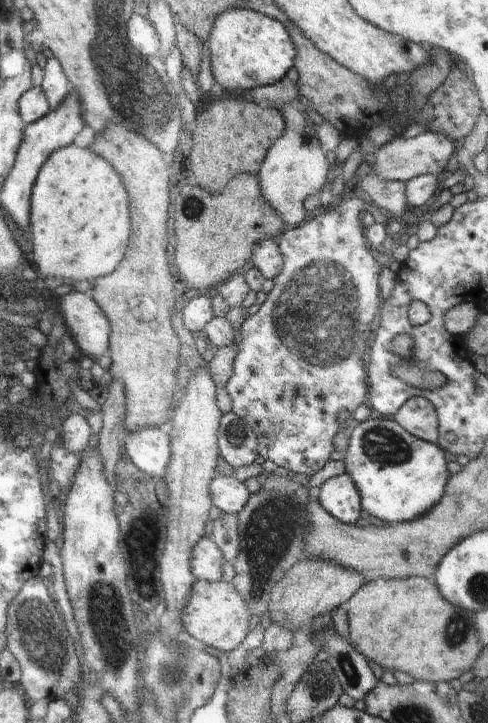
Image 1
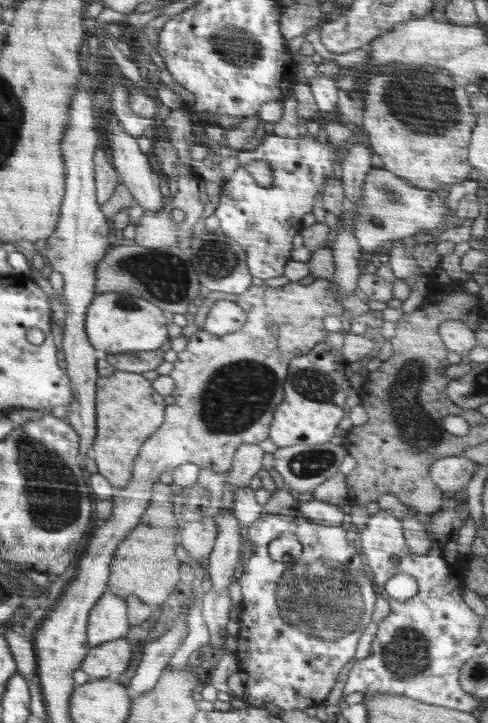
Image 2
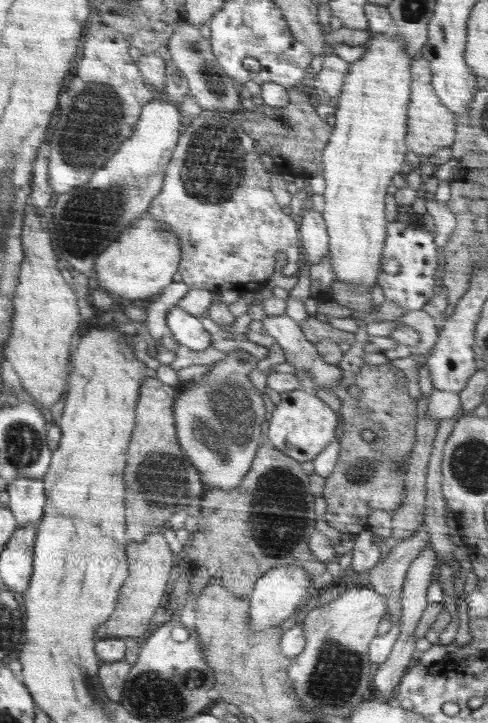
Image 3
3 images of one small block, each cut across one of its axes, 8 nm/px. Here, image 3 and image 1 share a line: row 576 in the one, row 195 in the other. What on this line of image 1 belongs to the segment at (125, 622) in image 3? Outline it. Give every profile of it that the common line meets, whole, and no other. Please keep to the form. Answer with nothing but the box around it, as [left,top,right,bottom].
[92,124,182,432]

